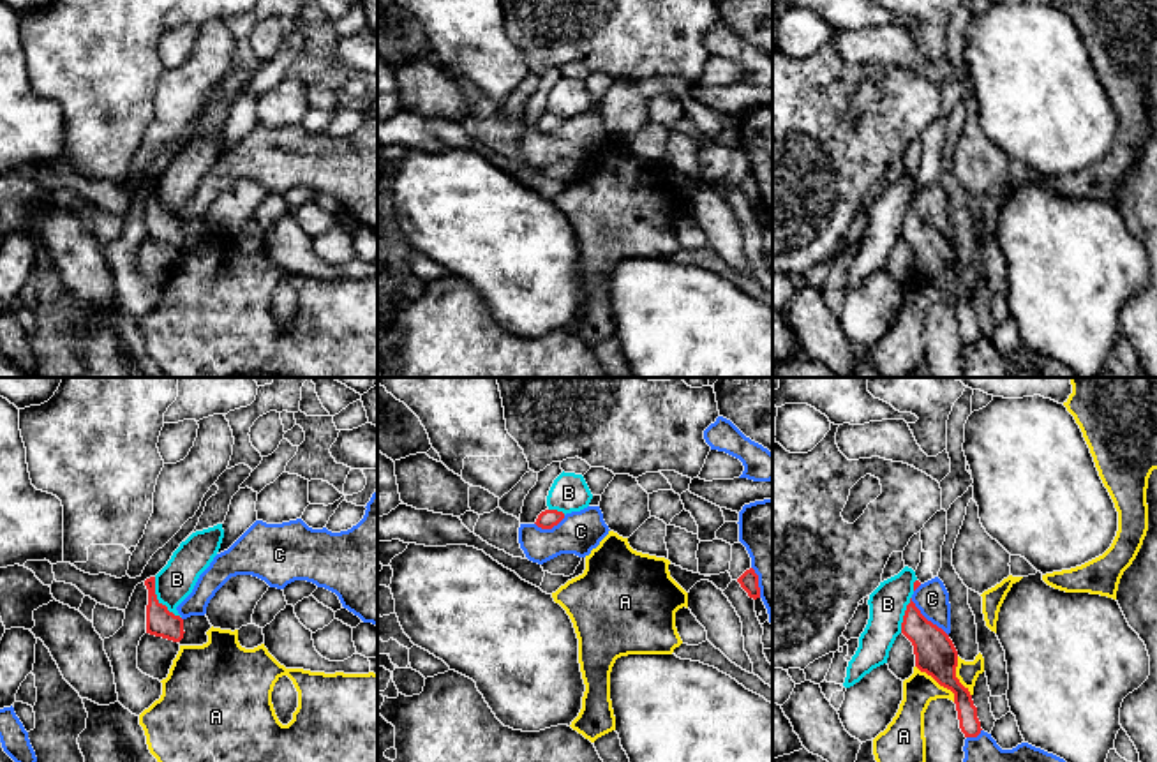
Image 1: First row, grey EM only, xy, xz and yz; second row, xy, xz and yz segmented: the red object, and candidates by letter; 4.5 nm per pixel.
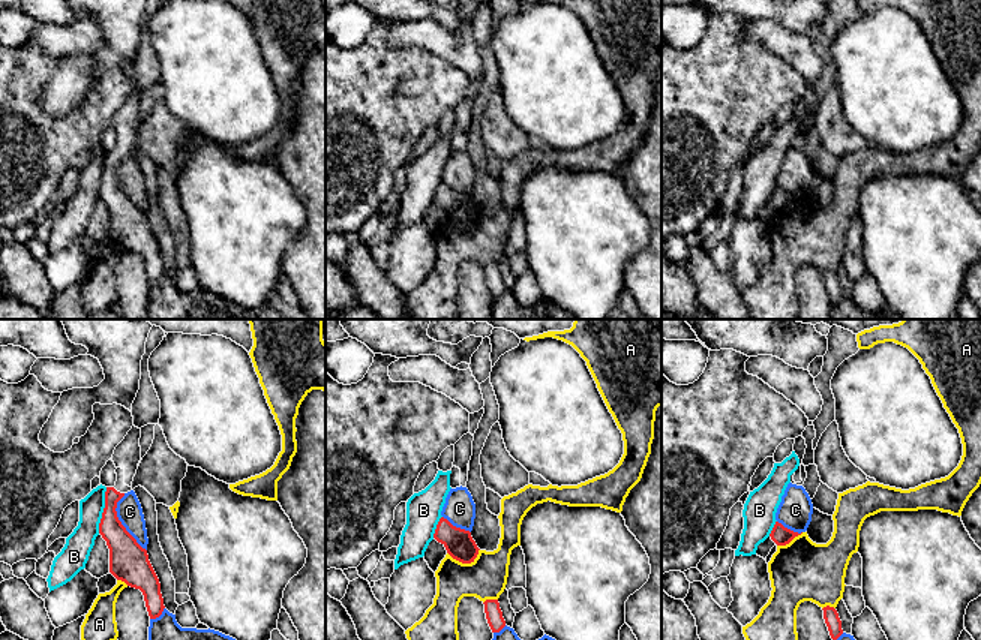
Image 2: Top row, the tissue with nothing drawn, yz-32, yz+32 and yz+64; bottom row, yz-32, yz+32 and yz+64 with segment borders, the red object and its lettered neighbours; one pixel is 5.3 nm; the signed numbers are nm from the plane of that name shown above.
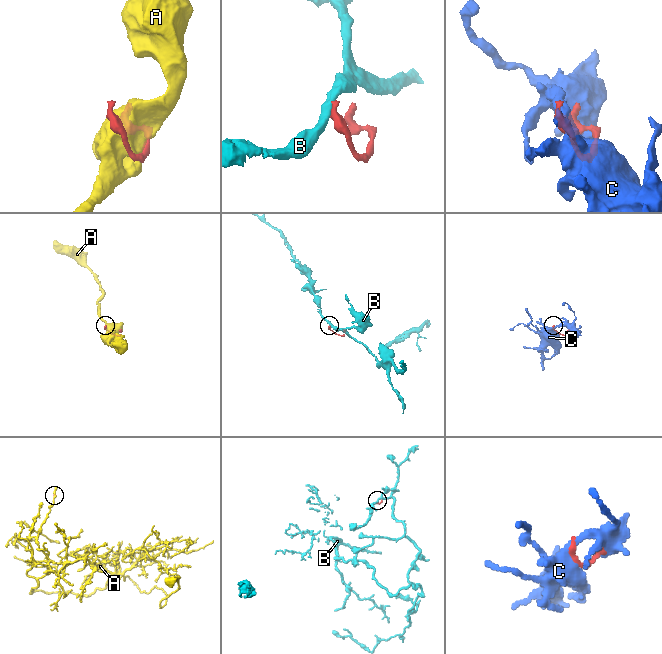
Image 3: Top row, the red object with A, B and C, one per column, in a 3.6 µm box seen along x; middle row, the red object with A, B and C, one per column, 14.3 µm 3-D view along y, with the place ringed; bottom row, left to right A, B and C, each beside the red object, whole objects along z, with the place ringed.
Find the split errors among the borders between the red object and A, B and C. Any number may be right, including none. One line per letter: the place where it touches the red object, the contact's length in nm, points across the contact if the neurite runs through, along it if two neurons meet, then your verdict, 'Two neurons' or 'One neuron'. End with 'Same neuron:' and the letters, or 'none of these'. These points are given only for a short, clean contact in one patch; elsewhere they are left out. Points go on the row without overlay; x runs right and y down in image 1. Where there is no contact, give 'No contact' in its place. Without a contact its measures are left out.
A: Touches red at yz (939, 288). Shared border 240 nm. Two neurons
B: Touches red at xy (157, 205). Shared border 220 nm. Boundary: xy (154, 182), (156, 201), (180, 223). Two neurons
C: Touches red at yz (926, 224). Shared border 240 nm. Two neurons
Same neuron: none of these

